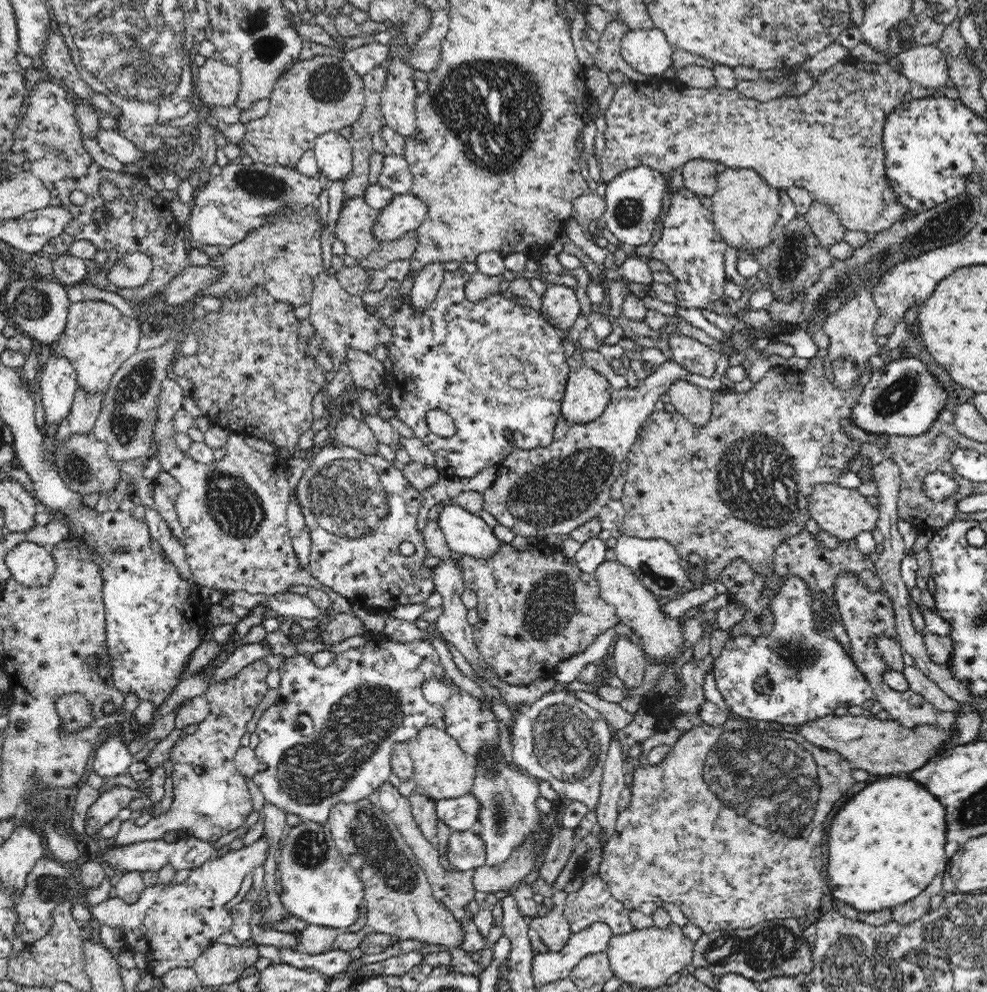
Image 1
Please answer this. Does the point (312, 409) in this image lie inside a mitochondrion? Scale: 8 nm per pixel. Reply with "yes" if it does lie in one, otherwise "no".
no

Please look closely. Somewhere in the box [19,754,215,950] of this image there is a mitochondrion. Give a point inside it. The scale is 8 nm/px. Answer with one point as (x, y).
(48, 888)

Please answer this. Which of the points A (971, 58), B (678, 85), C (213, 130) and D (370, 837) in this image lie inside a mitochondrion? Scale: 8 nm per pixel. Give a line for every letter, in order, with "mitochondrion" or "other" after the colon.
A: other
B: other
C: other
D: mitochondrion

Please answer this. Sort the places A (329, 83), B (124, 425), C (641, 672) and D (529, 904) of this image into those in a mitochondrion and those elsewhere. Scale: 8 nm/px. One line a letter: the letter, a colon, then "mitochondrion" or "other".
A: mitochondrion
B: mitochondrion
C: other
D: other

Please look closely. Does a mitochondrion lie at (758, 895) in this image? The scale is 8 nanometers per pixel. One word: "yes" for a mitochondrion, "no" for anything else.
no

